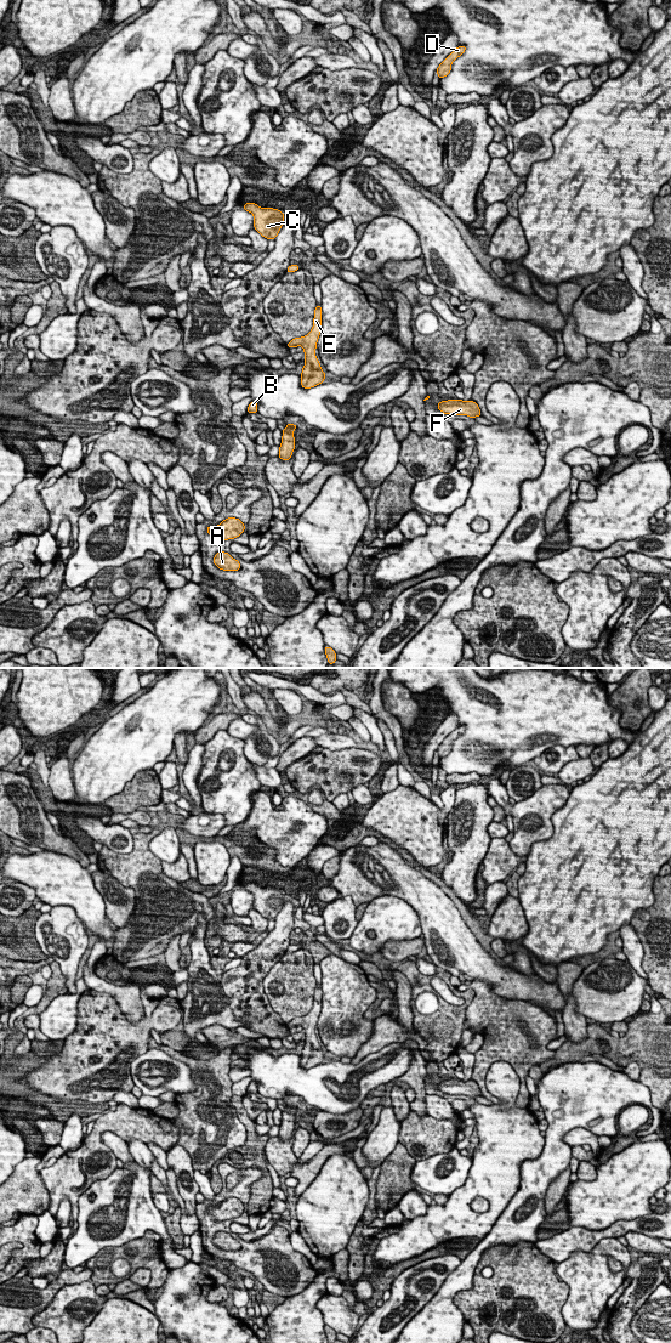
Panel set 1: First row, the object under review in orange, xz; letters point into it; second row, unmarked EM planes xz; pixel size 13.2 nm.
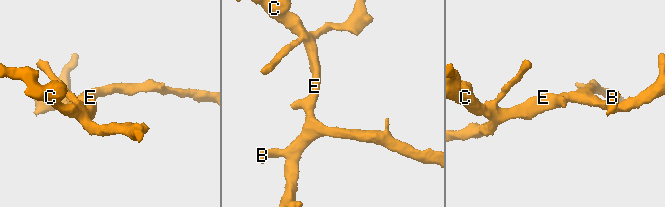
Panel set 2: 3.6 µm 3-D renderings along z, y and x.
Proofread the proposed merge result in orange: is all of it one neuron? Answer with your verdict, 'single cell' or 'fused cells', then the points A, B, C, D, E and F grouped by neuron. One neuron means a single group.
single cell | A B C D E F

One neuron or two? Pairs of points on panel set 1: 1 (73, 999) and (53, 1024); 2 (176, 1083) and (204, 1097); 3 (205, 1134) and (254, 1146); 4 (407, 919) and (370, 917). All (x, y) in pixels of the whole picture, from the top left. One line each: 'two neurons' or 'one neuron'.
1: one neuron
2: two neurons
3: two neurons
4: one neuron

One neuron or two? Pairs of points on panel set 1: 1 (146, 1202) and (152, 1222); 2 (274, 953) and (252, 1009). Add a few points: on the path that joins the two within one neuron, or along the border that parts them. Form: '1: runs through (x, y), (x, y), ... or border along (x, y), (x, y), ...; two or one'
1: runs through (146, 1207), (148, 1217); one
2: runs through (261, 967), (252, 975), (252, 996); one

